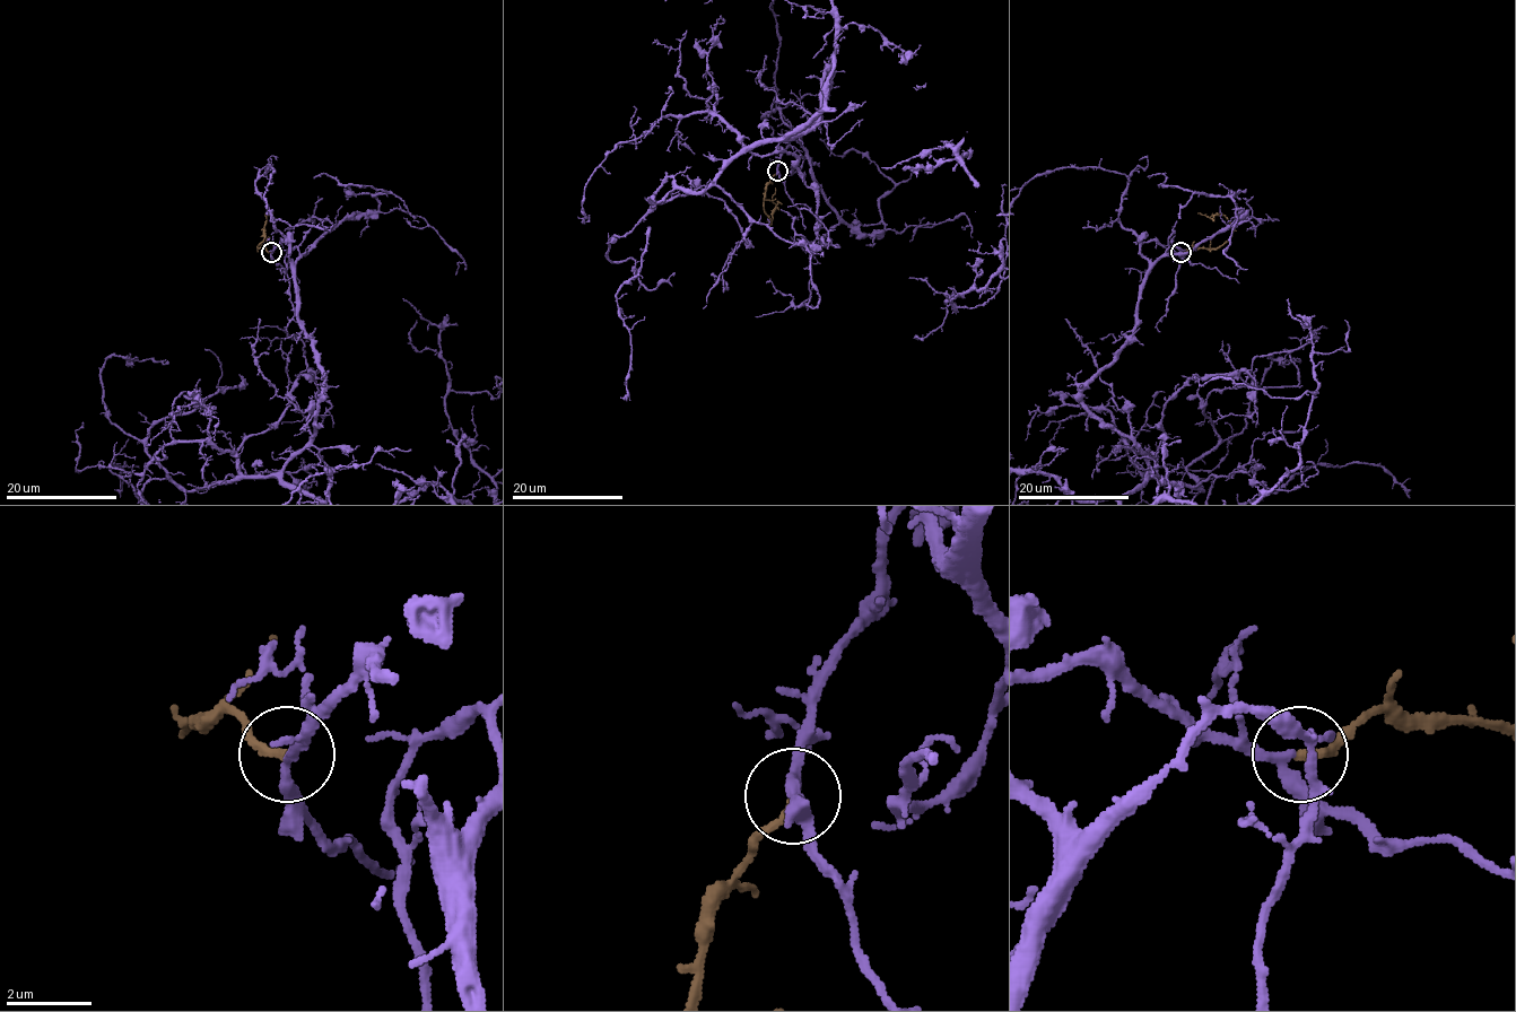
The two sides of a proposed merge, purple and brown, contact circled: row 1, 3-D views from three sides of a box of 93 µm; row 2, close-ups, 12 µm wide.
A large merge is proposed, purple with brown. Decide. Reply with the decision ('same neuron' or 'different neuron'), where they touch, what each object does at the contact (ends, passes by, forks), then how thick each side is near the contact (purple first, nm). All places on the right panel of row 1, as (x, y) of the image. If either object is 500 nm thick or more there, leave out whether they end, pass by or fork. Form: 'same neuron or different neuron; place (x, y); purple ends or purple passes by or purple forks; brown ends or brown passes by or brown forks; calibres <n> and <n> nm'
same neuron; place (1181, 252); purple passes by; brown ends; calibres 240 and 200 nm

